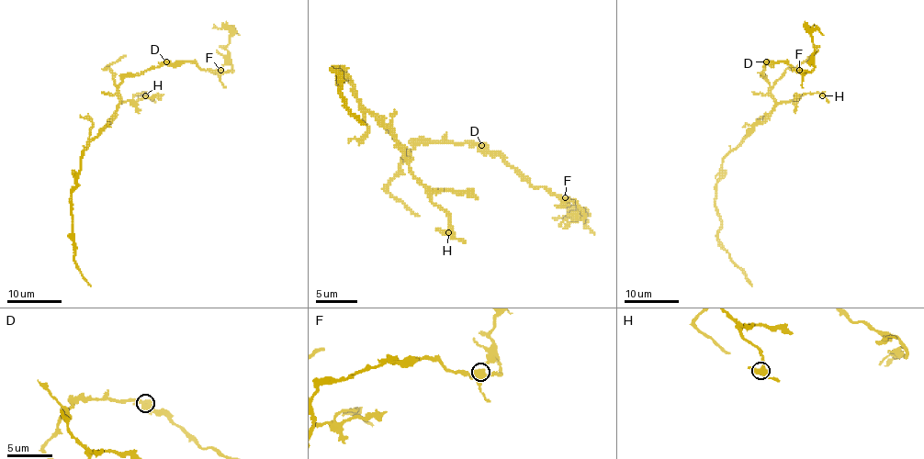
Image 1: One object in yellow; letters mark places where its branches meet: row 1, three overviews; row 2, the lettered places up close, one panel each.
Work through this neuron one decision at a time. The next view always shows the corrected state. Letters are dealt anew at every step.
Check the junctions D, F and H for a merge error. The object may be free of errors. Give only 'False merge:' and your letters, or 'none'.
False merge: none

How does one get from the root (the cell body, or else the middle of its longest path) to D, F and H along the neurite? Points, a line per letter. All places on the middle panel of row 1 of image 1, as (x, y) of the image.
D: (407, 157), (409, 160), (407, 153), (417, 143), (481, 145)
F: (407, 157), (417, 143), (476, 143), (496, 151), (534, 186), (546, 186), (565, 197)
H: (407, 157), (411, 174), (425, 188), (430, 199), (446, 214), (448, 232)

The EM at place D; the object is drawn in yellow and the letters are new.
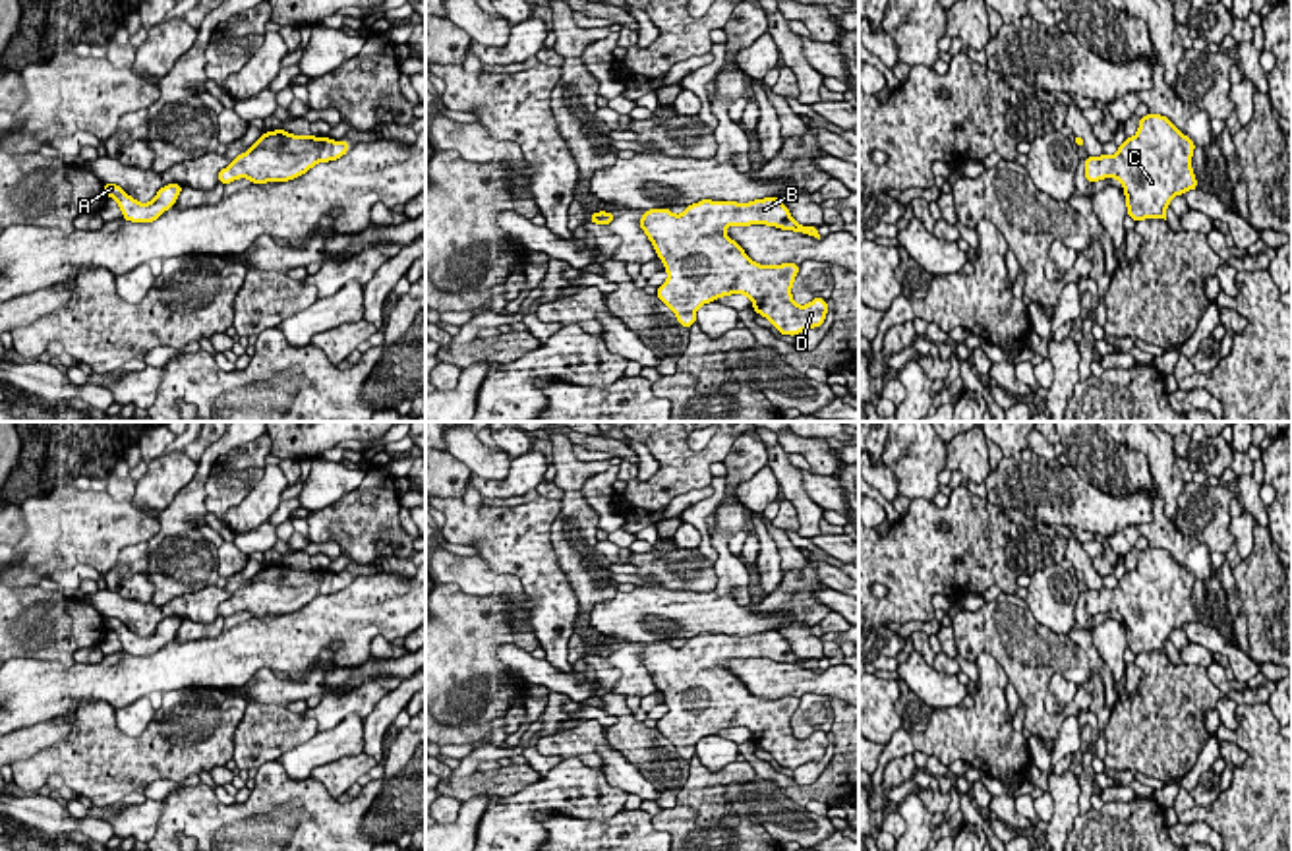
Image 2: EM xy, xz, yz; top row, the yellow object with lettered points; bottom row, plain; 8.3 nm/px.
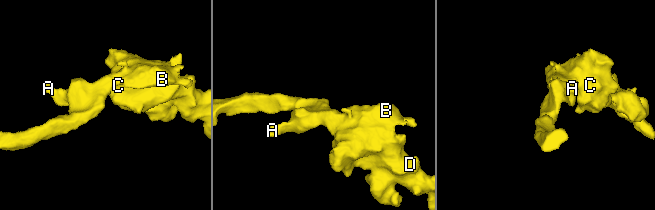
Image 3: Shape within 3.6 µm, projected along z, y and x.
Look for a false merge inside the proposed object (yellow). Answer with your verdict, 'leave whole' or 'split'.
leave whole

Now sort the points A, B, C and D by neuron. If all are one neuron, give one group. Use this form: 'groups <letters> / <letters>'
groups A B C D

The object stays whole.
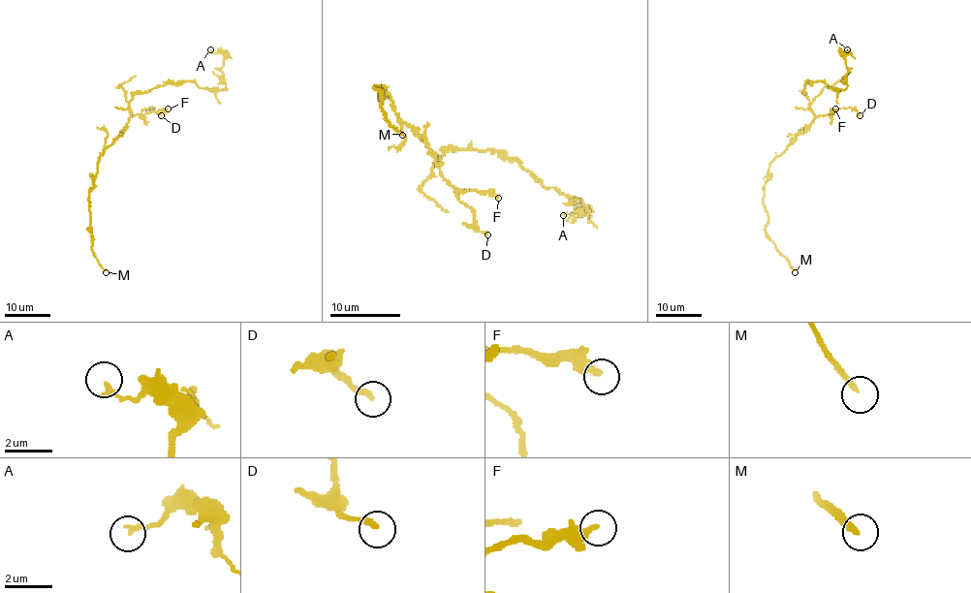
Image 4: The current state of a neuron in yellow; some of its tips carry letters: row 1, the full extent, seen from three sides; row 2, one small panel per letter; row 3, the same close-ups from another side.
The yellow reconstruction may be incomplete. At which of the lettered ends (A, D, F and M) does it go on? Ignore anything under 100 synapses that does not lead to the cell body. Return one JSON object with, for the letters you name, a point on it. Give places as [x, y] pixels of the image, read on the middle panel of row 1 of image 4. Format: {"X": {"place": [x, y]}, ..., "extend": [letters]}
{"M": {"place": [402, 135]}, "extend": ["M"]}

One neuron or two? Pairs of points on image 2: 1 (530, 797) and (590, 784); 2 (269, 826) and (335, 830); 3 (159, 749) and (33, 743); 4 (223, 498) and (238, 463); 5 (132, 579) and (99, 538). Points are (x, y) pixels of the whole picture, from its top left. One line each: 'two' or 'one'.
1: one
2: one
3: two
4: one
5: two

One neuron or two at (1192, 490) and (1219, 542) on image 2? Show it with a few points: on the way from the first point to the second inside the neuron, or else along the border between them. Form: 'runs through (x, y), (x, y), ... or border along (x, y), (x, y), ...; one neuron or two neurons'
runs through (1200, 503), (1213, 528); one neuron

